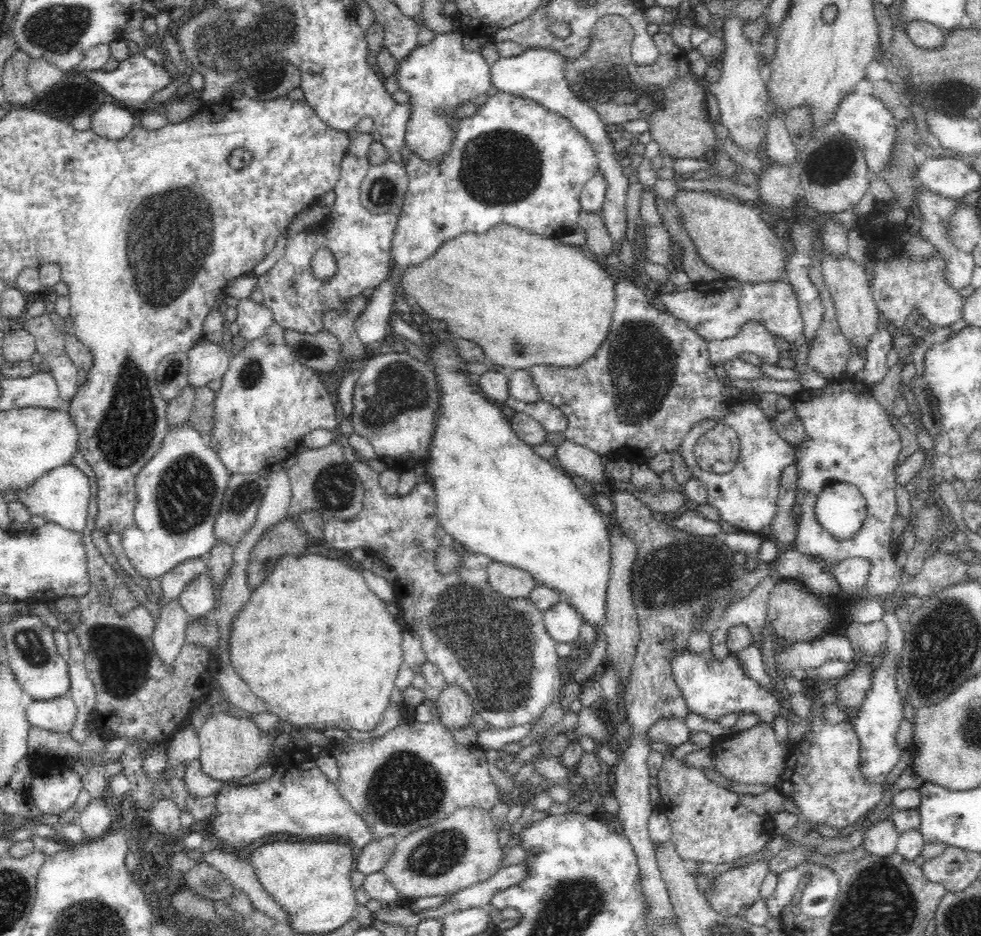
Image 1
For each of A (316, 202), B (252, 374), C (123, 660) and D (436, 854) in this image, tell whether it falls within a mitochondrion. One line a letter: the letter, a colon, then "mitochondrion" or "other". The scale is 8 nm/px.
A: other
B: mitochondrion
C: mitochondrion
D: mitochondrion

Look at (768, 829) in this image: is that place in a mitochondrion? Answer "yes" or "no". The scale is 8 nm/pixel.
no

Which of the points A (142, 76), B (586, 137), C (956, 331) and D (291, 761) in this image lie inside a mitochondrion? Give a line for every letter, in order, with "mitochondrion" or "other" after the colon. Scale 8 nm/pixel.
A: other
B: other
C: other
D: other

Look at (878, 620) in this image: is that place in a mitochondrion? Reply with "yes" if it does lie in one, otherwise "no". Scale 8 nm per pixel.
no

